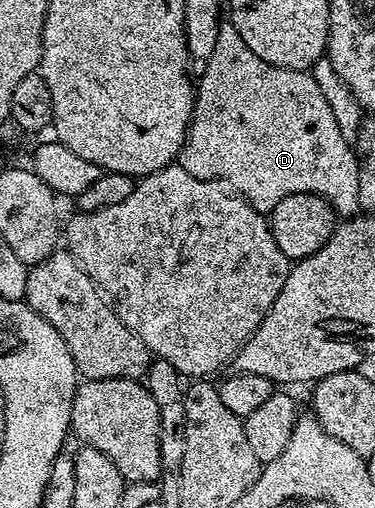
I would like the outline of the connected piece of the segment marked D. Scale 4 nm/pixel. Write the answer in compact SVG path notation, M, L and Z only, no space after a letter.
M229 20L223 21L220 36L216 39L216 48L212 52L212 60L208 60L204 72L197 79L194 115L190 117L190 131L186 133L186 142L182 145L182 152L178 155L176 162L177 165L184 168L184 172L188 172L200 180L225 182L226 185L238 191L249 206L256 208L256 212L261 214L269 215L270 210L276 208L276 204L280 204L280 200L284 200L284 196L292 196L296 192L320 196L334 209L334 213L339 219L349 220L359 213L358 157L354 155L353 145L344 142L339 125L336 124L336 119L332 116L332 111L328 108L328 103L324 100L324 95L320 92L319 85L316 84L312 74L305 70L276 68L272 64L260 60L260 56L256 56L256 52L252 52L252 48L248 48L248 44L244 44L244 40L240 40L240 32L236 32L236 28Z

